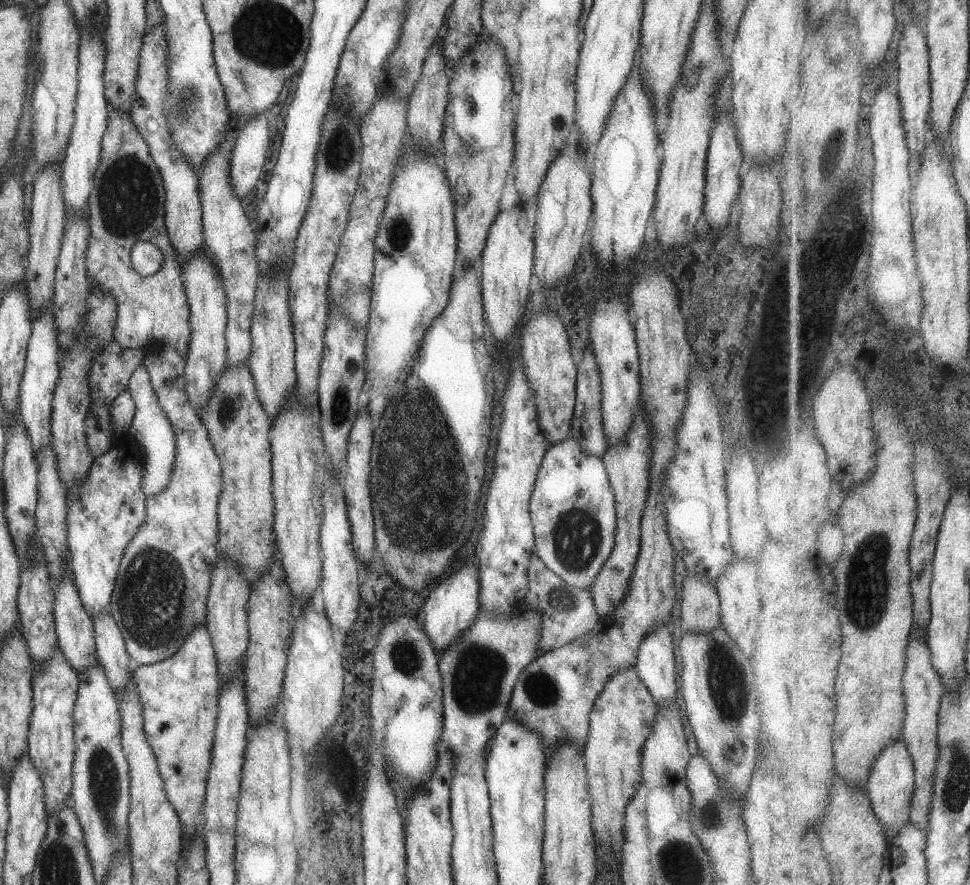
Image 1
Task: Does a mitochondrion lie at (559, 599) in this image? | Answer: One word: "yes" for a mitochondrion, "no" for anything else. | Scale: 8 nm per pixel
yes

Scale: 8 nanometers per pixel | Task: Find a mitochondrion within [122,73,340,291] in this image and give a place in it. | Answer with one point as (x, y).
(187, 100)

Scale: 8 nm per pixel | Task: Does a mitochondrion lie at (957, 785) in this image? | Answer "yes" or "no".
yes

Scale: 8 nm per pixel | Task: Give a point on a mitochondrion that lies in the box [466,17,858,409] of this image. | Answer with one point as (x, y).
(833, 159)

